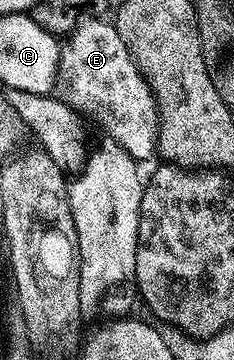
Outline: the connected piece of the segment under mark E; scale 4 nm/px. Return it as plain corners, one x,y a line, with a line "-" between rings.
88,17
66,36
59,59
57,91
63,102
69,104
76,112
85,111
95,116
107,130
106,134
120,143
136,161
156,158
159,146
159,105
146,76
139,71
139,66
125,41
121,41
121,33
117,33
114,22
104,21
99,17

